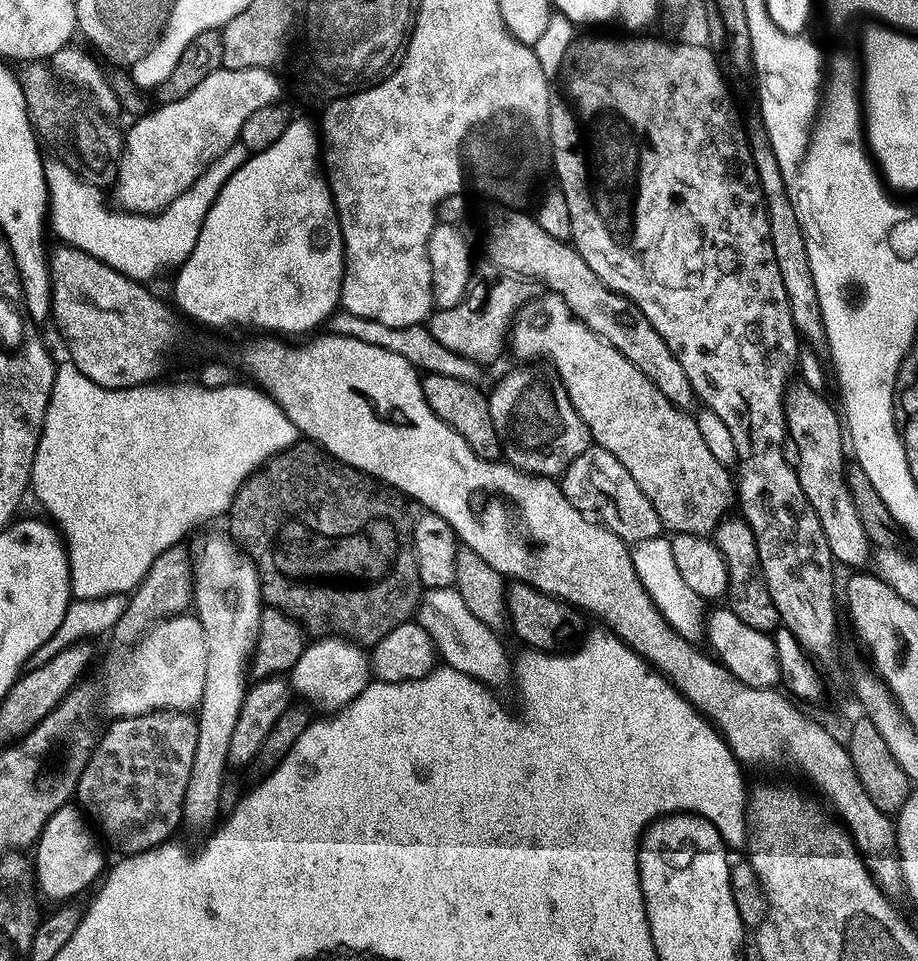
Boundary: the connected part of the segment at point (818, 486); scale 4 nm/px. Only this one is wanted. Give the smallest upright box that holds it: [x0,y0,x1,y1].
[784,382,870,570]

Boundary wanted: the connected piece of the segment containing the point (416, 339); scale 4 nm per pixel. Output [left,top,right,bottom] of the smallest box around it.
[331,310,481,381]

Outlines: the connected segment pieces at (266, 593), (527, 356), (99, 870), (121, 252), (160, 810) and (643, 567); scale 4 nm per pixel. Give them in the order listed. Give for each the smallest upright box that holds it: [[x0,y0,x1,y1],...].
[[226,442,422,646],[510,291,734,536],[32,802,106,902],[44,142,250,282],[75,709,199,856],[631,534,706,637]]

